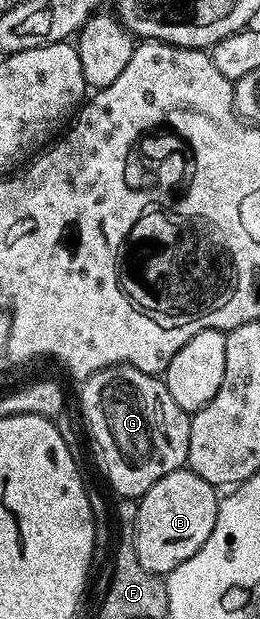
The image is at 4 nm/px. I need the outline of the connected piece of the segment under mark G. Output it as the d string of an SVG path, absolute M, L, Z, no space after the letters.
M120 363L84 376L82 383L85 384L81 387L81 411L101 454L105 479L113 486L114 496L140 500L155 481L186 466L191 415L175 405L164 378Z

